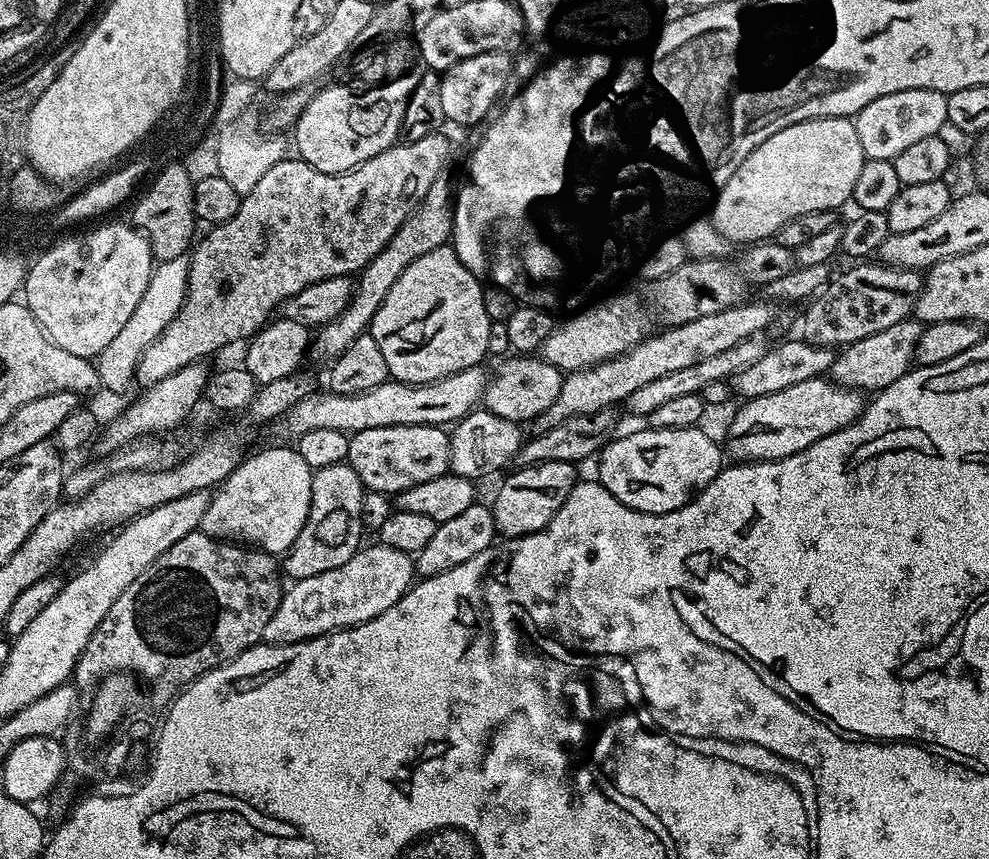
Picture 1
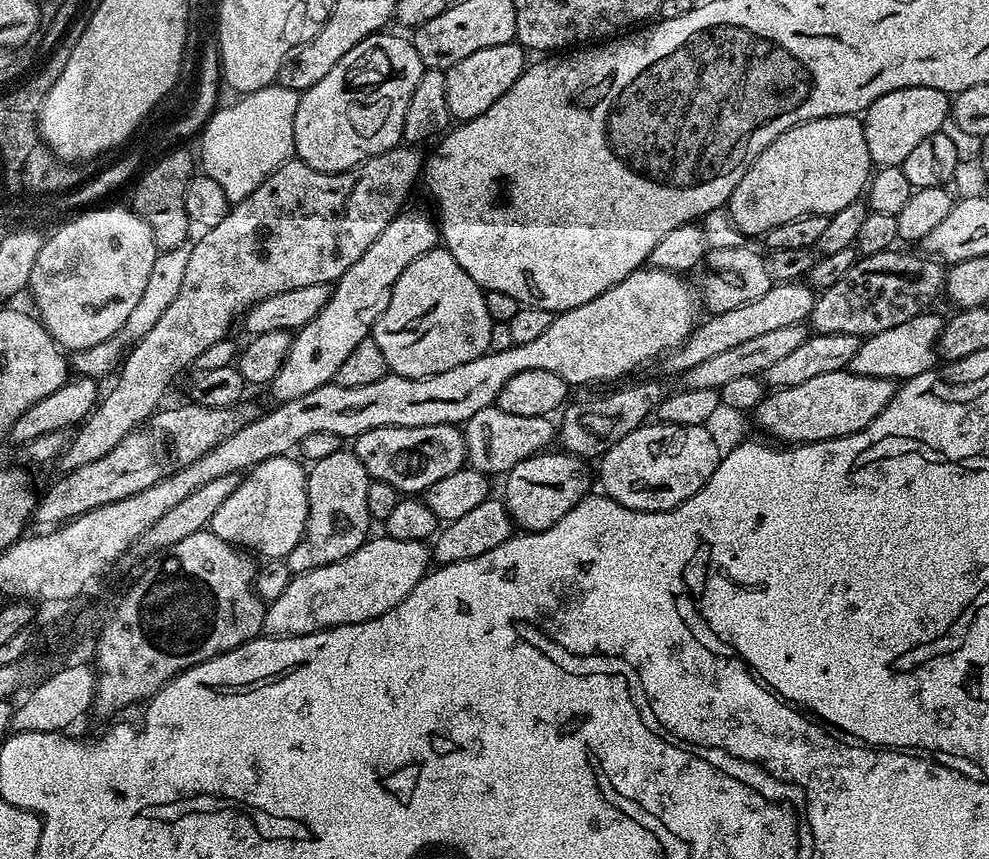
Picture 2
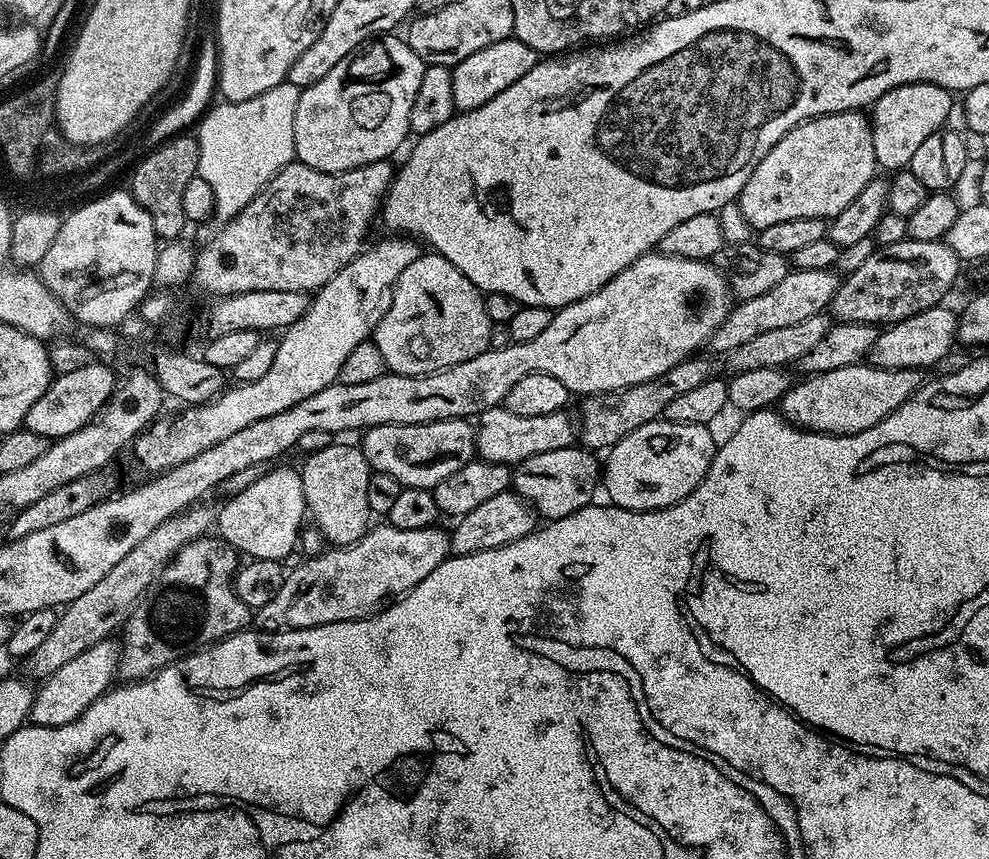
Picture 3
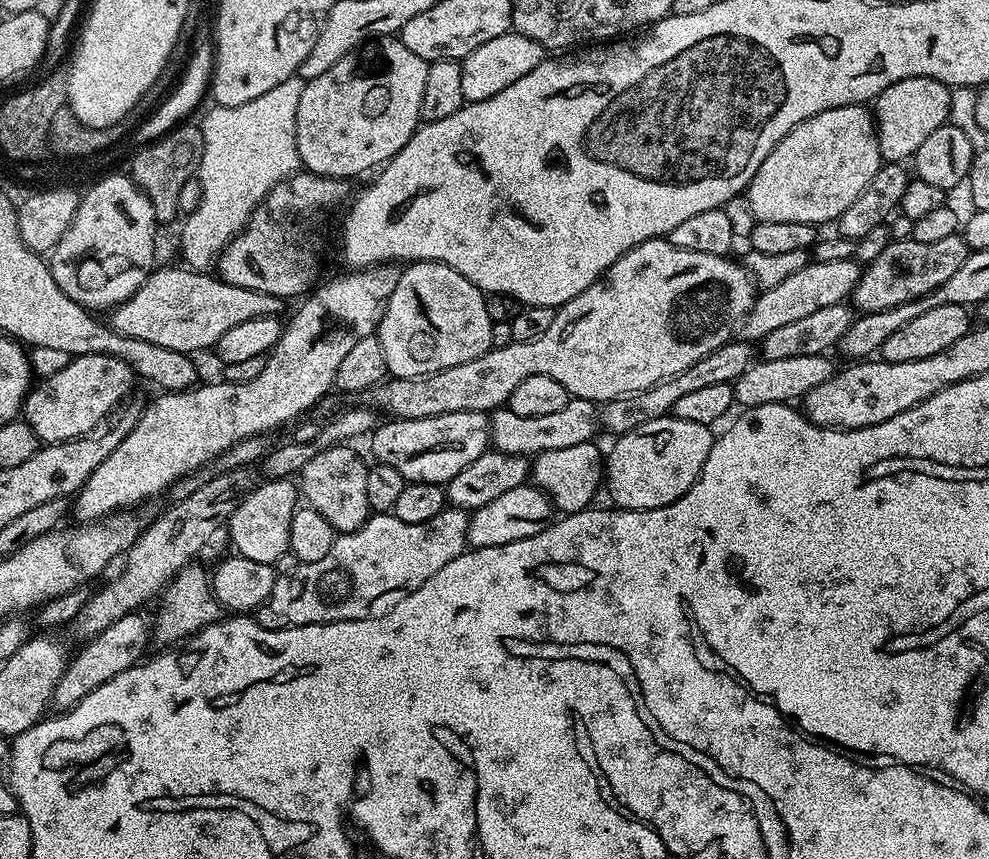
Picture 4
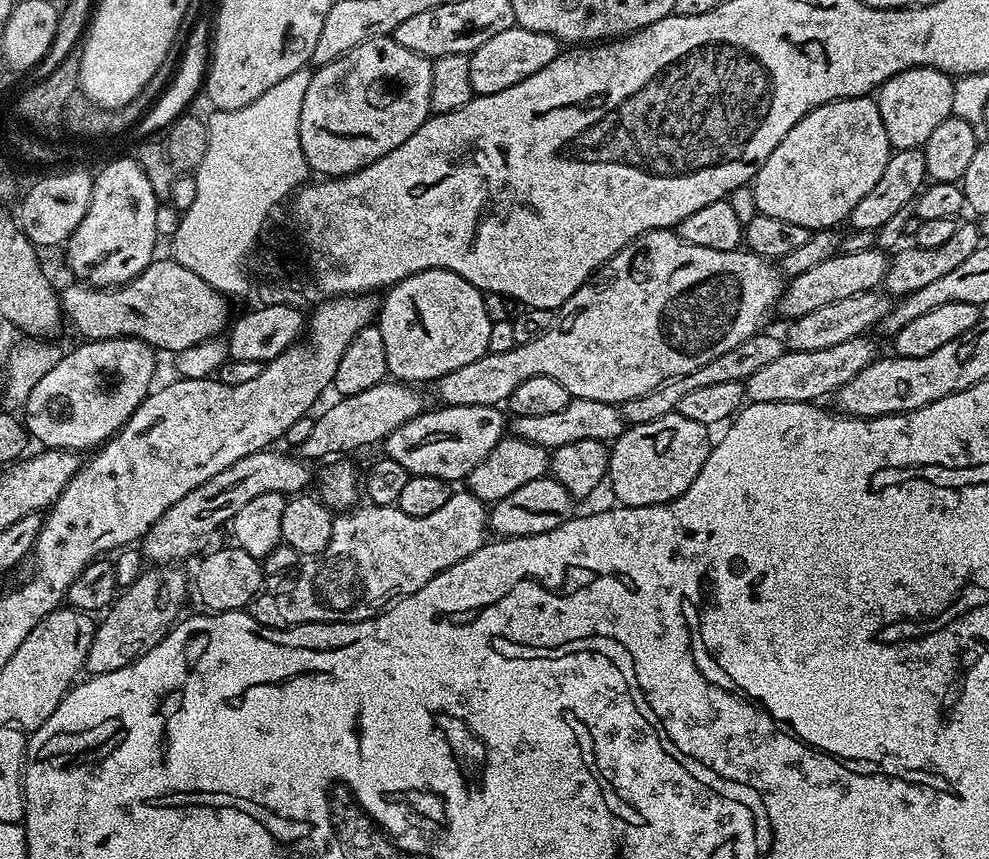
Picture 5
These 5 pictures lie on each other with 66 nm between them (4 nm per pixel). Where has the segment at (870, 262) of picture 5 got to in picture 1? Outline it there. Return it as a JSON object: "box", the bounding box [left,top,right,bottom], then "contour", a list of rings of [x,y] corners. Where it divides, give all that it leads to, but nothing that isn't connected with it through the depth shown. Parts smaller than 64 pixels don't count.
{"box":[535,303,777,432],"contour":[[[771,303],[768,304],[736,304],[718,314],[694,318],[694,322],[665,327],[661,336],[650,336],[642,340],[630,352],[623,352],[601,364],[567,373],[562,382],[562,390],[558,392],[558,398],[554,400],[550,410],[536,417],[535,431],[545,432],[558,426],[558,422],[566,422],[566,418],[574,418],[578,414],[615,409],[616,404],[623,405],[630,398],[630,394],[634,394],[634,390],[648,385],[649,382],[666,378],[666,374],[689,366],[698,366],[698,362],[711,358],[713,354],[722,354],[730,350],[730,346],[738,346],[738,342],[749,340],[751,336],[760,336],[763,328],[770,327],[776,316],[777,309]]]}

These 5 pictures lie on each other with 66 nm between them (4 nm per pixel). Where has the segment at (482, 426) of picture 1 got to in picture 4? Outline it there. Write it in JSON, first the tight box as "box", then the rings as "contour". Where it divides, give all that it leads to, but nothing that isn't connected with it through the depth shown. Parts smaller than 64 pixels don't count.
{"box":[491,399,598,458],"contour":[[[569,399],[562,410],[546,414],[542,418],[526,418],[523,414],[514,414],[508,407],[497,408],[491,413],[491,447],[498,452],[518,454],[535,458],[546,450],[563,450],[569,446],[582,446],[582,442],[592,440],[598,432],[598,408],[593,401]]]}

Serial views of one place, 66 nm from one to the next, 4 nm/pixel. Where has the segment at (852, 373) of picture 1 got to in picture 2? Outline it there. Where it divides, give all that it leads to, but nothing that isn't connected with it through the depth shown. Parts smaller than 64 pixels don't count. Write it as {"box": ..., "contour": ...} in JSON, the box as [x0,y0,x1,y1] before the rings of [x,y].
{"box":[850,310,945,382],"contour":[[[932,310],[922,311],[907,322],[890,326],[890,330],[882,330],[867,337],[866,342],[861,343],[858,354],[854,354],[854,362],[850,365],[851,371],[870,378],[885,376],[887,380],[903,382],[937,367],[937,345],[940,343],[945,317],[935,316],[934,313]]]}

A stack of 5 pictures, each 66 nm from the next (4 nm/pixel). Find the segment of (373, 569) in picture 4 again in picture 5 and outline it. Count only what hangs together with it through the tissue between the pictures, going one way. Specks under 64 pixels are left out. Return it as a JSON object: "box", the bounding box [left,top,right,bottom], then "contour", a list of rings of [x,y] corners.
{"box":[280,490,489,625],"contour":[[[467,490],[453,491],[450,502],[434,510],[434,514],[426,514],[426,518],[402,514],[395,506],[363,507],[337,515],[324,552],[299,565],[288,604],[280,608],[285,625],[353,624],[355,620],[378,616],[389,602],[422,590],[430,578],[454,566],[454,562],[470,558],[485,544],[484,532],[489,531],[488,508]]]}

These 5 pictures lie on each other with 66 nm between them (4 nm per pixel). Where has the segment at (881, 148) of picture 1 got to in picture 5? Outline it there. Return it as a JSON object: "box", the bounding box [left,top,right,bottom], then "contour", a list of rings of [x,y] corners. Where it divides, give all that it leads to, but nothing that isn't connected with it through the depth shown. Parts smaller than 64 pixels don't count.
{"box":[874,68,954,149],"contour":[[[907,68],[881,84],[874,99],[882,114],[882,126],[886,126],[886,138],[890,138],[893,149],[923,149],[930,134],[952,115],[954,80],[937,68]]]}

